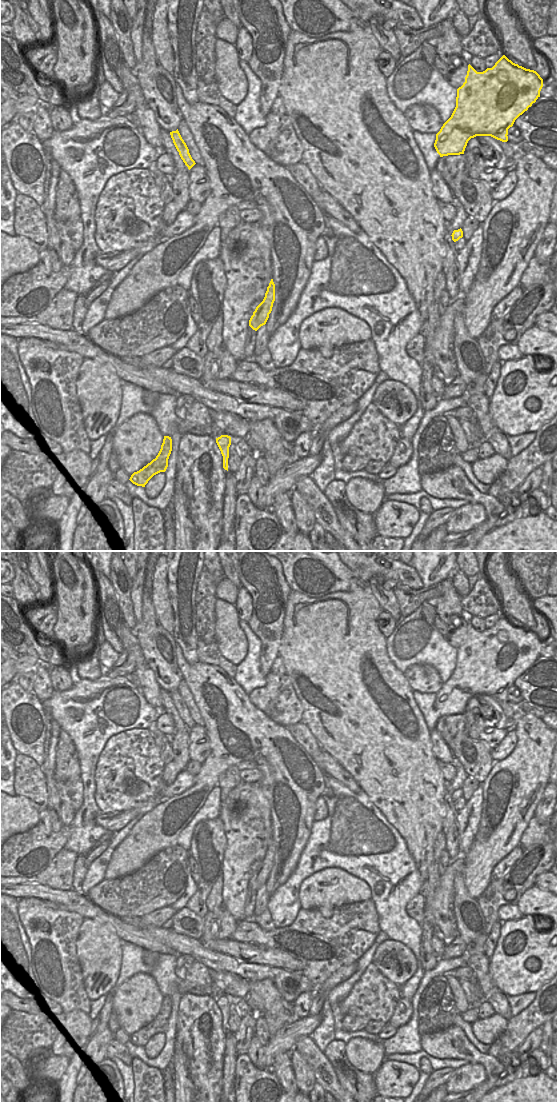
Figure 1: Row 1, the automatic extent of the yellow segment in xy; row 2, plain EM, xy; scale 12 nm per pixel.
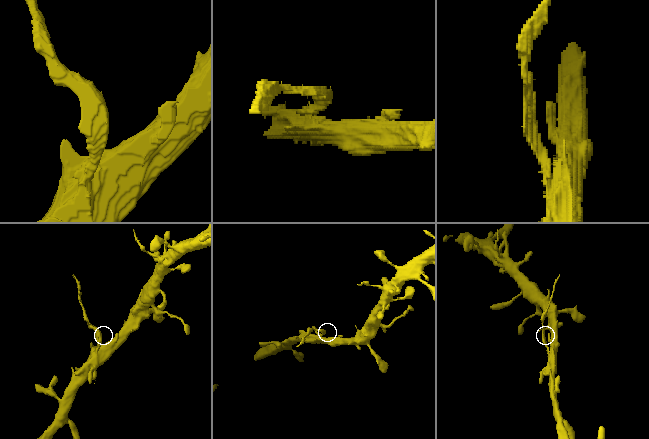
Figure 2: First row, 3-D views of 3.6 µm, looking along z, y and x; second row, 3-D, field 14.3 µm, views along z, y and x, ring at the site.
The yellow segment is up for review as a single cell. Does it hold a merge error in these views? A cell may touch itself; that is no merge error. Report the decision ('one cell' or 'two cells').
two cells

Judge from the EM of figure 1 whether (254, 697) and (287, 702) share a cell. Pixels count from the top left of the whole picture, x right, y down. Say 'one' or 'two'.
one

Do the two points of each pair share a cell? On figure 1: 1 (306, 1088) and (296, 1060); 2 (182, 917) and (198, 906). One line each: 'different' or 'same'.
1: same
2: different

